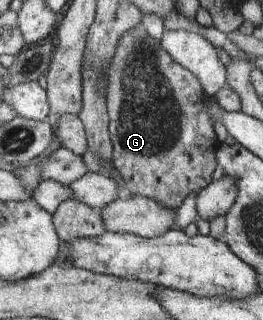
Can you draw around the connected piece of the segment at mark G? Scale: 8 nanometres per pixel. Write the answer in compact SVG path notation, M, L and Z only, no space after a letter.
M138 24L119 36L116 53L109 67L106 104L109 108L110 116L110 139L113 141L114 148L111 161L113 167L123 175L128 196L143 196L157 199L161 204L165 204L166 207L177 209L185 203L185 199L187 199L191 193L198 193L198 191L201 191L205 186L209 186L213 181L214 171L218 169L219 147L223 145L223 142L219 141L219 131L215 131L215 115L211 115L211 107L207 107L209 96L207 95L207 91L203 91L199 81L191 71L187 71L179 63L175 62L166 52L166 48L162 46L160 40L149 35L143 25Z

